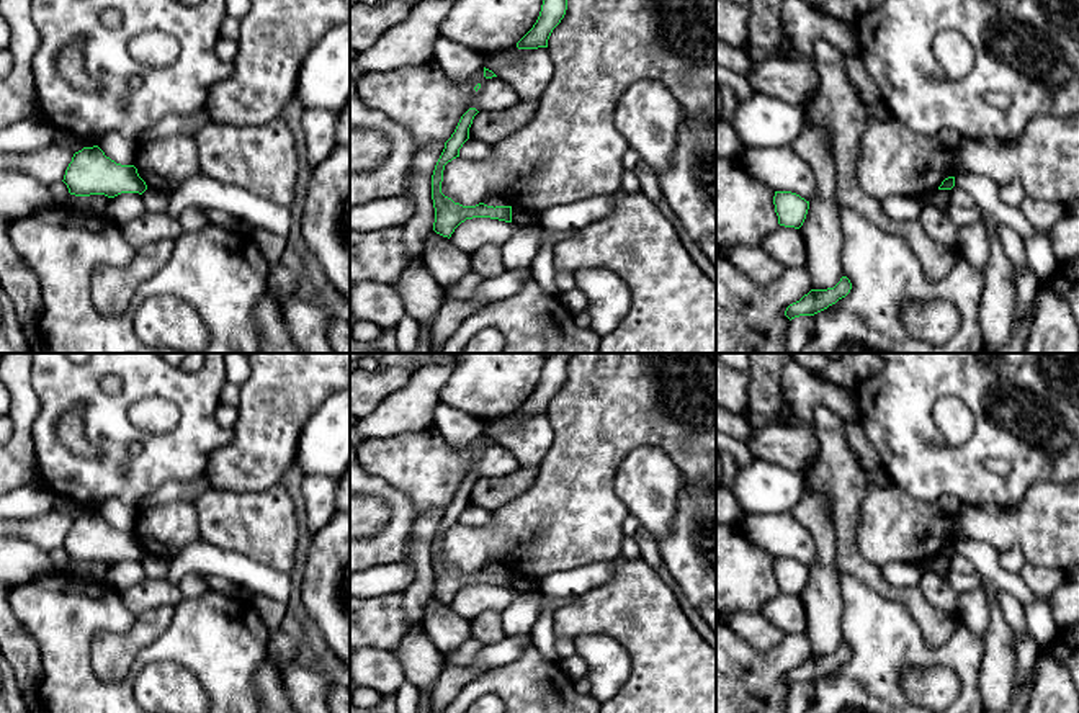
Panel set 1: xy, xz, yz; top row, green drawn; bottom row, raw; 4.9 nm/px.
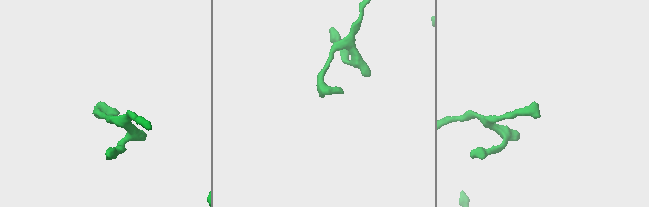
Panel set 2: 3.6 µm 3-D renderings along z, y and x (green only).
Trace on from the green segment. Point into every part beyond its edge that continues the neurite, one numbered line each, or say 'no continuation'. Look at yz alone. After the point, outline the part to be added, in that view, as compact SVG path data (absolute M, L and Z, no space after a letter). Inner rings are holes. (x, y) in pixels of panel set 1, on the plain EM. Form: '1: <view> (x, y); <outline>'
no continuation

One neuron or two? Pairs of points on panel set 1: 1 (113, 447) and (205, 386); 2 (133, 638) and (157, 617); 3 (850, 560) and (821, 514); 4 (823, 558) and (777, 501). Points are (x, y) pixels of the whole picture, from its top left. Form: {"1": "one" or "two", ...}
{"1": "one", "2": "one", "3": "two", "4": "two"}

